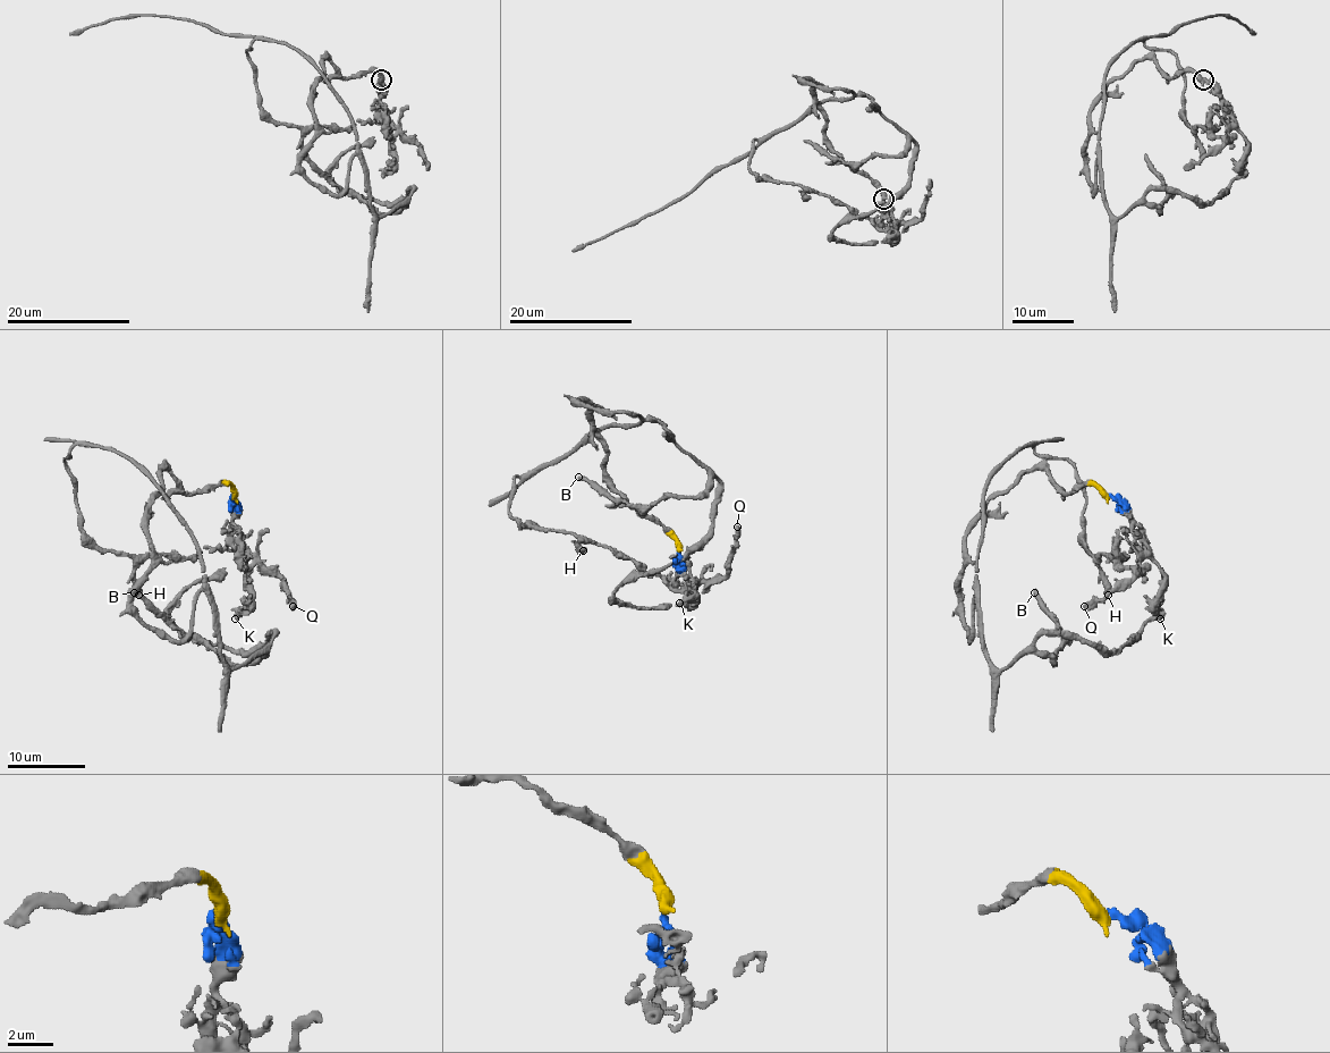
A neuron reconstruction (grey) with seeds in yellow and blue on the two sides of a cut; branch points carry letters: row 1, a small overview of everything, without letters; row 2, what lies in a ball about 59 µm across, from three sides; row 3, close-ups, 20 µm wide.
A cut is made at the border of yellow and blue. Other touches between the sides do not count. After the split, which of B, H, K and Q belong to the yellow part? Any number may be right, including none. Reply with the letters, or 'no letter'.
B, H

